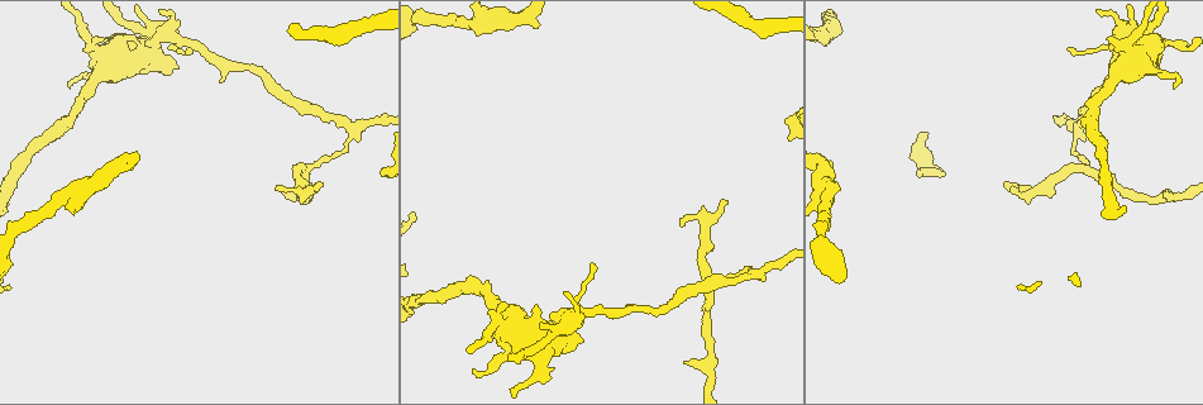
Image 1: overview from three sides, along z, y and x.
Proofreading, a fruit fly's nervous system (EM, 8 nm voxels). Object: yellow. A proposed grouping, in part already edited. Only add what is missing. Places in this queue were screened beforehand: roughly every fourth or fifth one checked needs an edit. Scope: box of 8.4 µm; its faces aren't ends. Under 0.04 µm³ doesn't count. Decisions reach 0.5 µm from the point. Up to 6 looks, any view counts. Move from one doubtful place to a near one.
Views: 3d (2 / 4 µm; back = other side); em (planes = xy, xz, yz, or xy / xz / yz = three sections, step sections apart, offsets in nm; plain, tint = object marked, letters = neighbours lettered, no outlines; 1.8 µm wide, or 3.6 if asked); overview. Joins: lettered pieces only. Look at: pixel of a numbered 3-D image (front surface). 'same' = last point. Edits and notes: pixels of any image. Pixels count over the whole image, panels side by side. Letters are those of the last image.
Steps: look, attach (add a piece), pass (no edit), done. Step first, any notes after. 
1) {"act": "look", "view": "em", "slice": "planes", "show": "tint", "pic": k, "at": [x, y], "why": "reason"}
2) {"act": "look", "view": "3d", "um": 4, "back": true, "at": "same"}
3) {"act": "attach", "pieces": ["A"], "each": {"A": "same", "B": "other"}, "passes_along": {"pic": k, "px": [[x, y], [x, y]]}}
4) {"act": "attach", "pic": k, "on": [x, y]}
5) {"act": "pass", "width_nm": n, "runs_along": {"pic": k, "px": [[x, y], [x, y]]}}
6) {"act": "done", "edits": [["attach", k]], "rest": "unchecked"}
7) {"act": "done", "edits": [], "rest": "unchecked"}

{"act": "look", "view": "3d", "um": 2, "pic": 1, "at": [282, 192], "why": "free end"}

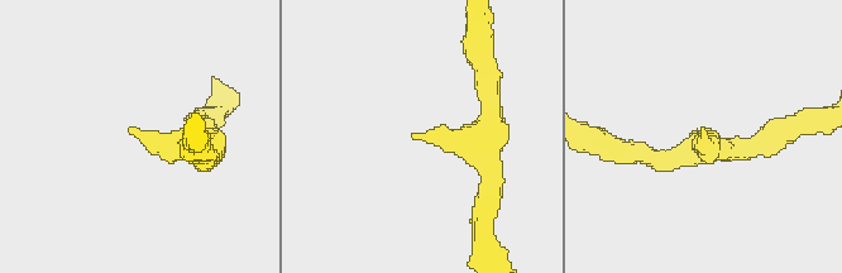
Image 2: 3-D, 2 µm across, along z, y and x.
{"act": "look", "view": "em", "slice": "yz", "step": 16, "show": "letters", "pic": 2, "at": [417, 134]}

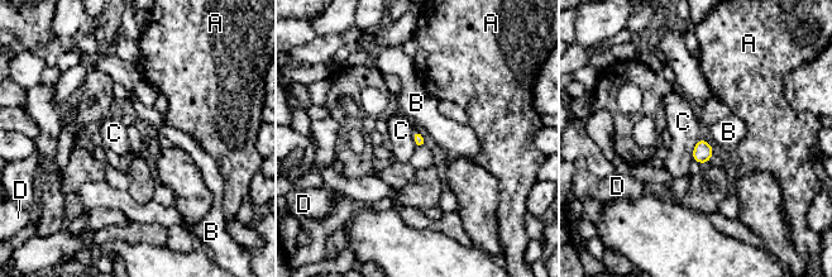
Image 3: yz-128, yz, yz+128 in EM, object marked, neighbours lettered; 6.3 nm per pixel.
{"act": "pass", "each": {"A": "other", "B": "other", "C": "other", "D": "other"}, "border": {"pic": 3, "px": [[699, 137], [694, 146], [692, 160]]}, "found": "no lettered piece goes on from it"}

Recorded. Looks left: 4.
{"act": "look", "view": "3d", "um": 4, "pic": 1, "at": [1006, 182], "why": "free end"}

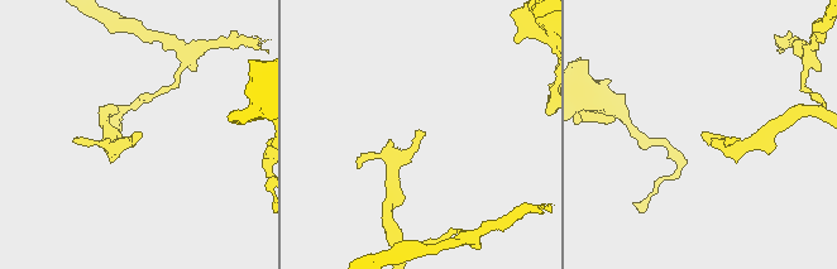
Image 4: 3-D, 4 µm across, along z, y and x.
{"act": "look", "view": "em", "slice": "planes", "show": "letters", "pic": 4, "at": [703, 134]}

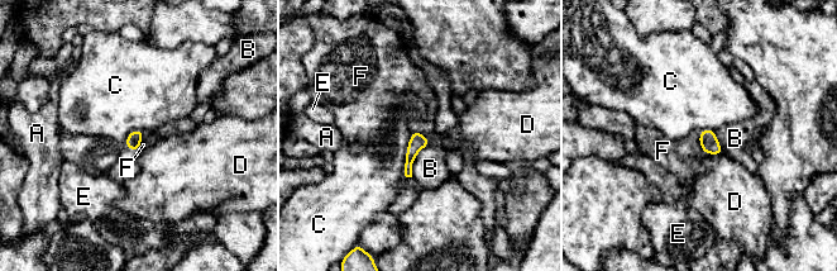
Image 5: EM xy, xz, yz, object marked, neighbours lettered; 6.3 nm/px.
{"act": "attach", "pieces": ["F"], "each": {"A": "other", "B": "other", "C": "other", "D": "other", "E": "other", "F": "same"}, "found": "it goes on there"}

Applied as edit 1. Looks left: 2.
{"act": "look", "view": "3d", "um": 4, "pic": 1, "at": [544, 343], "why": "thin neck"}

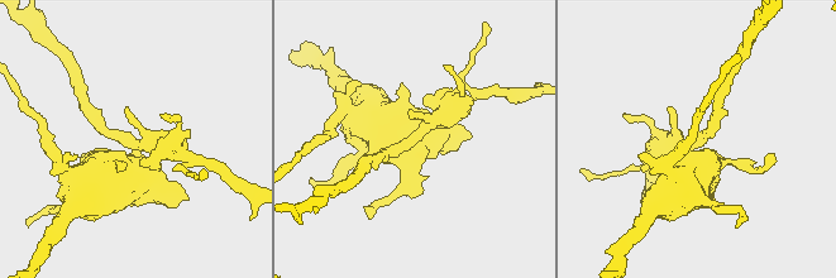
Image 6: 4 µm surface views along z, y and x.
{"act": "look", "view": "em", "um": 3.6, "slice": "xz", "step": 4, "show": "letters", "pic": 6, "at": [129, 157]}

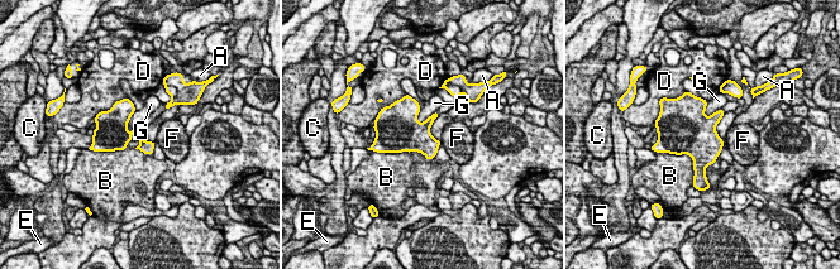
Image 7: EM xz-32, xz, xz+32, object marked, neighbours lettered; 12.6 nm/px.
{"act": "pass", "width_nm": 160, "each": {"A": "other", "B": "other", "C": "other", "D": "other", "E": "other", "F": "other", "G": "other"}, "border": {"pic": 7, "px": [[437, 110], [420, 123], [416, 120]]}, "found": "no lettered piece goes on from it"}

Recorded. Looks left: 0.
{"act": "done", "edits": [["attach", 5]], "rest": "unchecked"}

